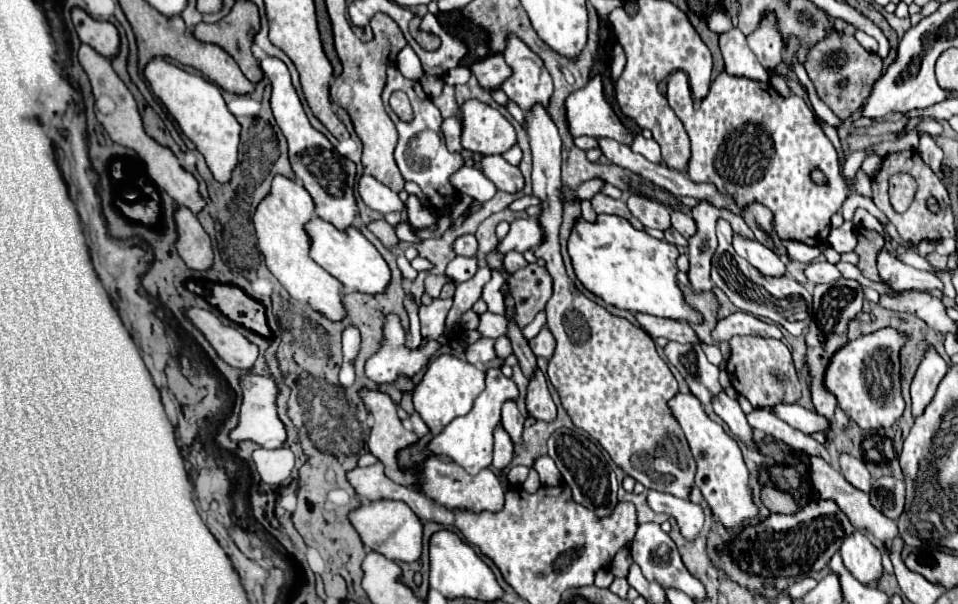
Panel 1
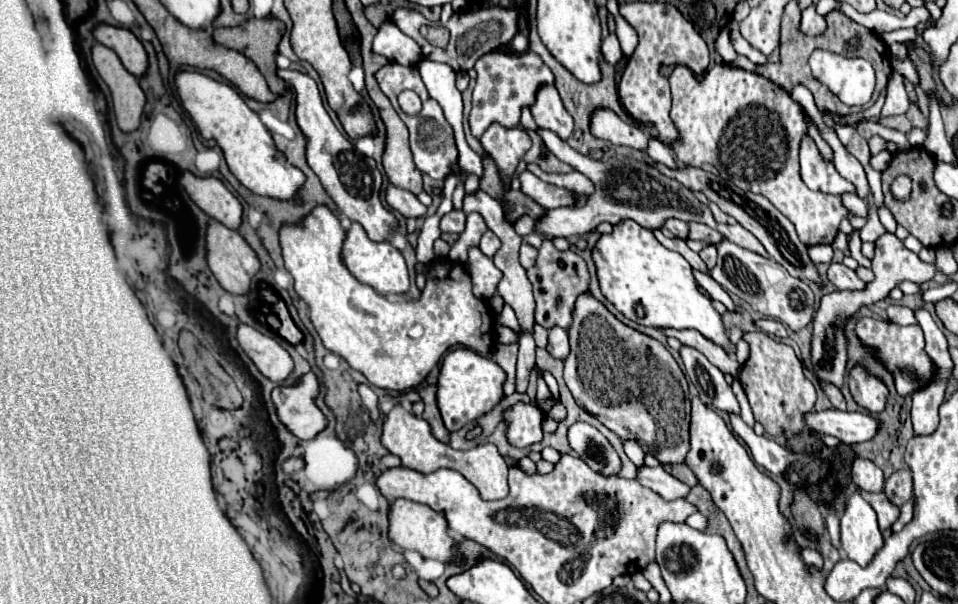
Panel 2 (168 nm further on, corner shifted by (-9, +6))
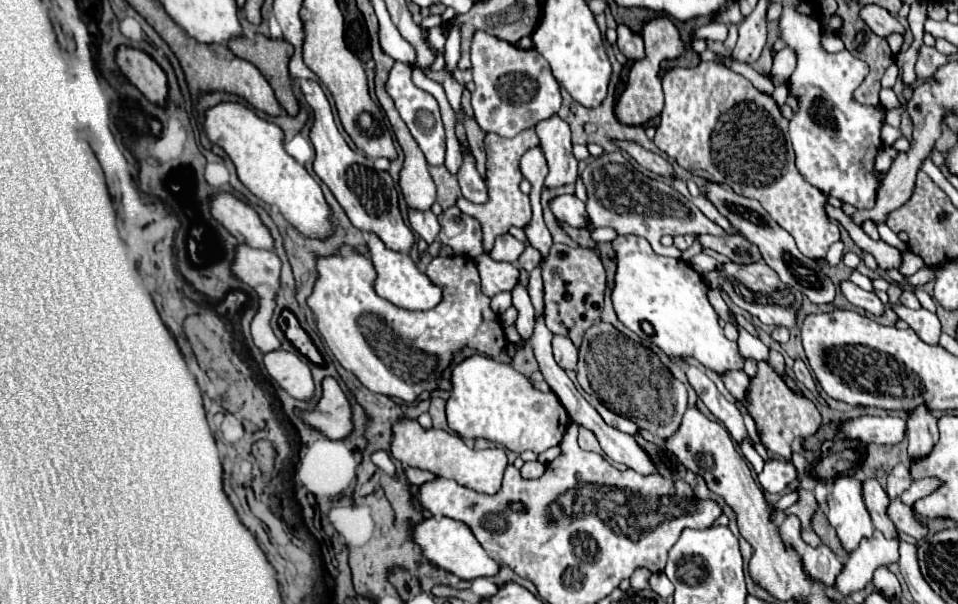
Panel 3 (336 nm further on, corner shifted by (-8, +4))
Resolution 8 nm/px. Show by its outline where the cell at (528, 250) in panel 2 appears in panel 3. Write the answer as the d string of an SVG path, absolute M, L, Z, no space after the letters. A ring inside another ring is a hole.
M527 245L527 249L525 249L523 255L519 257L519 267L525 269L527 273L531 273L531 271L539 265L539 261L541 261L541 253L539 253L535 247Z

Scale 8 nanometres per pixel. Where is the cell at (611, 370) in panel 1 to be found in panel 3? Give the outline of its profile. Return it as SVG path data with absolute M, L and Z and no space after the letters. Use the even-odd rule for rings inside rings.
M597 323L585 333L579 349L577 379L581 387L605 403L611 411L637 421L639 427L653 431L657 437L673 435L687 407L687 389L669 369L641 343L631 341L609 323Z

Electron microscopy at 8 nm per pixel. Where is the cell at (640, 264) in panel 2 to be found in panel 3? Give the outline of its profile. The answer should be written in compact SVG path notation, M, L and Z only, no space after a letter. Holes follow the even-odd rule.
M619 235L613 241L613 249L617 253L617 273L611 299L619 321L627 329L655 343L671 361L685 361L691 357L717 375L743 369L745 359L737 351L737 343L723 335L723 327L717 323L719 317L715 317L715 309L707 299L709 287L689 263L657 255L649 241L637 235ZM643 321L653 325L653 337L643 333Z

